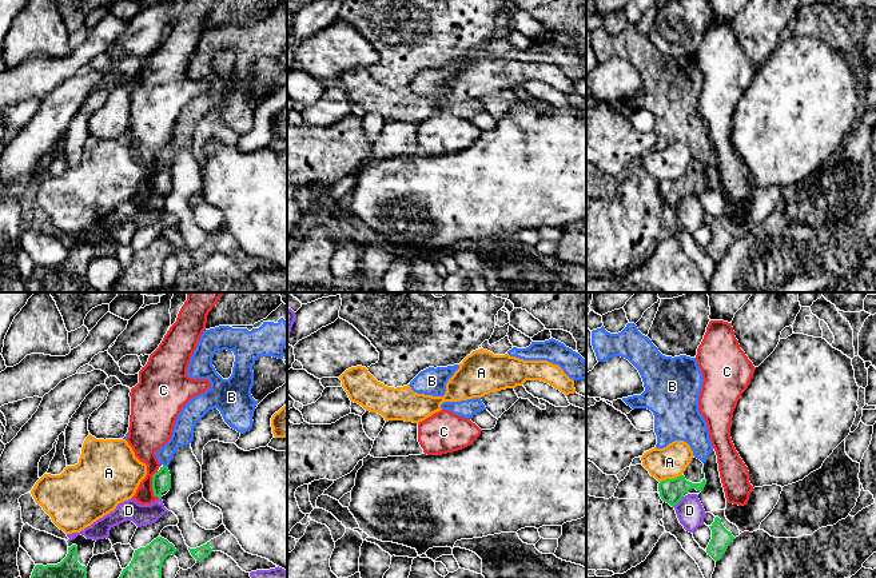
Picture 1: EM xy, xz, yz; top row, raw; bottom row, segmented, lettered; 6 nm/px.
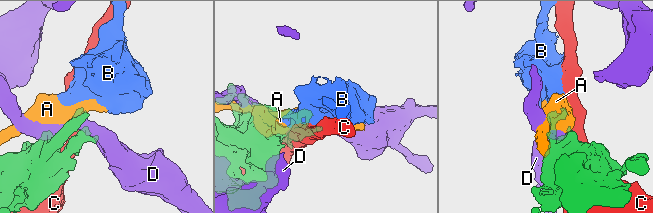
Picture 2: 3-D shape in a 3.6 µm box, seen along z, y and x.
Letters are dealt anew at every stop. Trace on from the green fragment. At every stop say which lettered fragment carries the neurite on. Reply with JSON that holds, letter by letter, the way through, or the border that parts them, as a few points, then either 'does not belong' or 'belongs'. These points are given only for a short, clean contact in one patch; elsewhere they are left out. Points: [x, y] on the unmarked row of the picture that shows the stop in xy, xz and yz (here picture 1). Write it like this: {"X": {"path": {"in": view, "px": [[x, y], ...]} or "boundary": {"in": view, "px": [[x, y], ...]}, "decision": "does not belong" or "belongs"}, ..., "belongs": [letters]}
{"A": {"decision": "does not belong"}, "B": {"boundary": {"in": "xy", "px": [[163, 166], [167, 167]]}, "decision": "does not belong"}, "C": {"decision": "does not belong"}, "D": {"decision": "does not belong"}, "belongs": []}

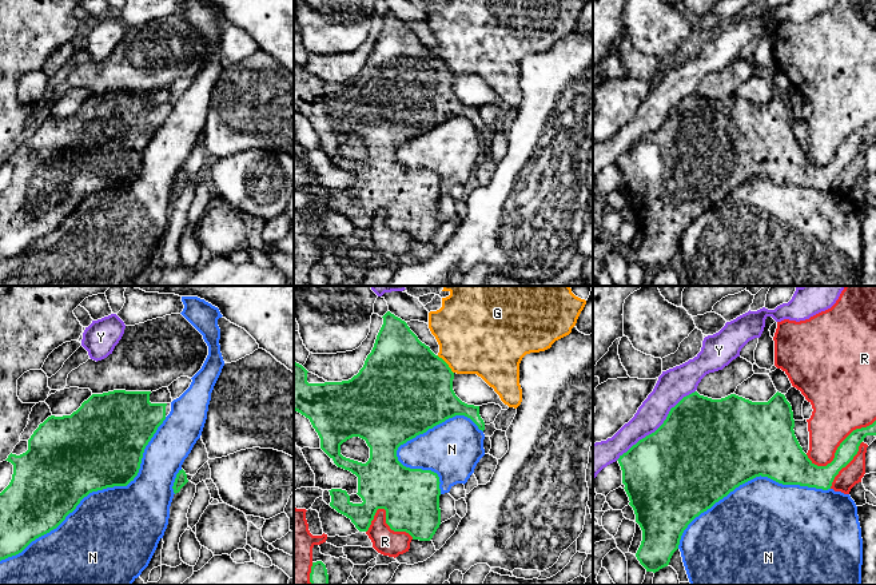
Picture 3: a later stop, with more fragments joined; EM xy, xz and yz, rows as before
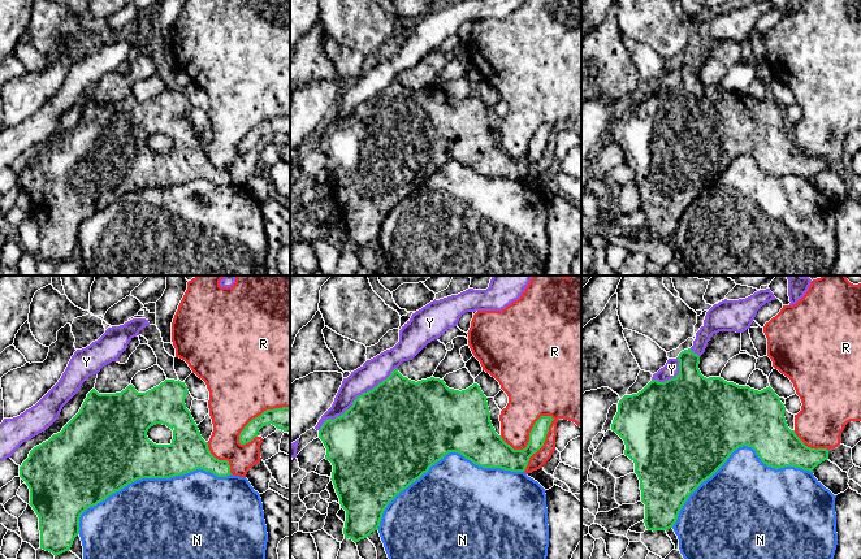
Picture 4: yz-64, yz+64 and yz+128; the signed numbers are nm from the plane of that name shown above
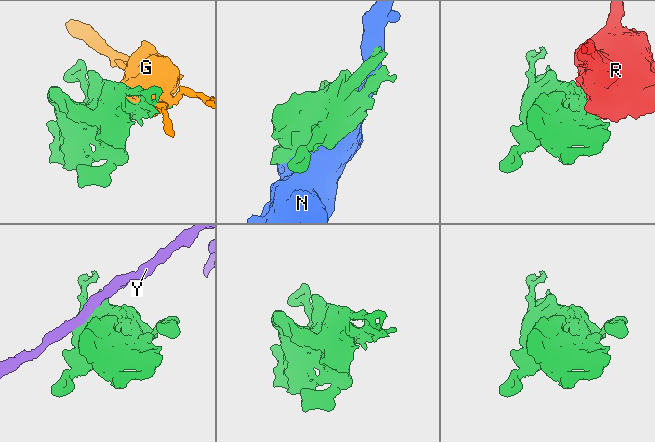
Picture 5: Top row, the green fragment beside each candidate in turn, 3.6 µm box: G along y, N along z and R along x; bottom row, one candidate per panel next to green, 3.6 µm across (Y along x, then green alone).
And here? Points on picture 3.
{"G": {"decision": "does not belong"}, "N": {"decision": "does not belong"}, "R": {"decision": "does not belong"}, "Y": {"decision": "does not belong"}, "belongs": []}

